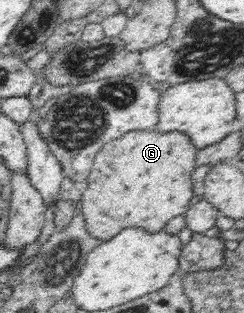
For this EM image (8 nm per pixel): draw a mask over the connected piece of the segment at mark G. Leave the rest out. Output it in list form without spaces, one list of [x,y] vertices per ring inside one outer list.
[[[154,128],[129,132],[115,141],[109,141],[95,155],[96,161],[93,161],[84,184],[81,211],[84,225],[88,234],[100,241],[108,241],[126,228],[140,228],[148,233],[161,232],[170,219],[188,211],[188,203],[193,197],[192,172],[198,149],[192,146],[190,139],[178,131],[159,133]]]

